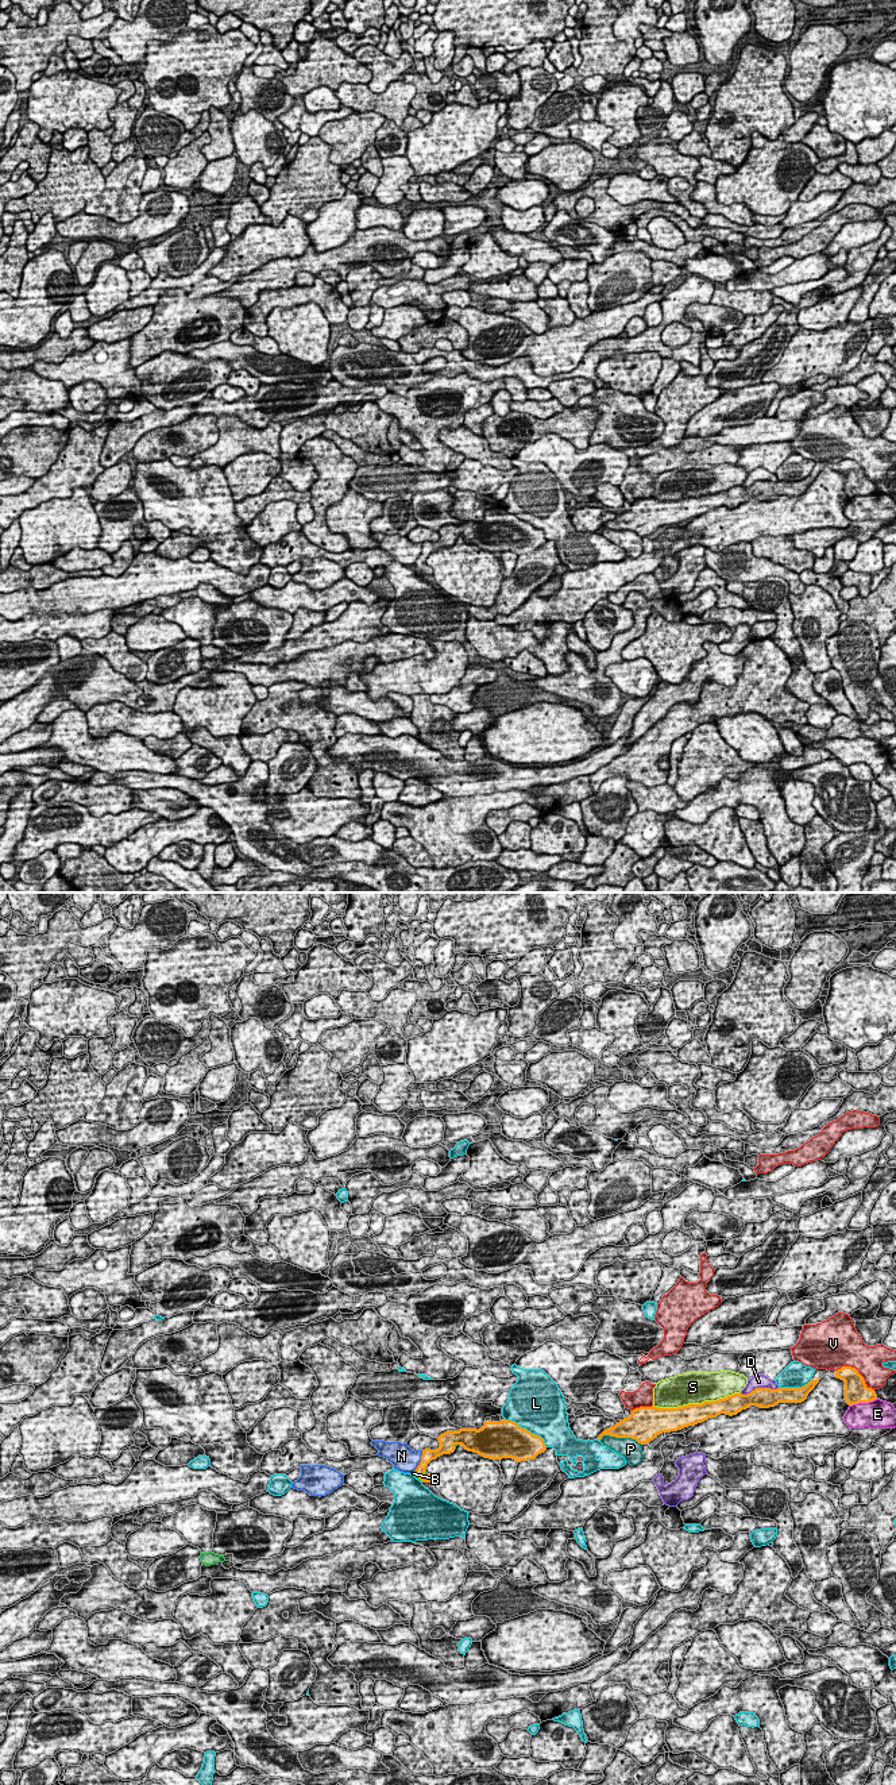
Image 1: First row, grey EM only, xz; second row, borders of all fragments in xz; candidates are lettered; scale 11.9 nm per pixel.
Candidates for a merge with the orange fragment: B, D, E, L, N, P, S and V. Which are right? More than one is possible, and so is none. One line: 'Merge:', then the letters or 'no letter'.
Merge: B

